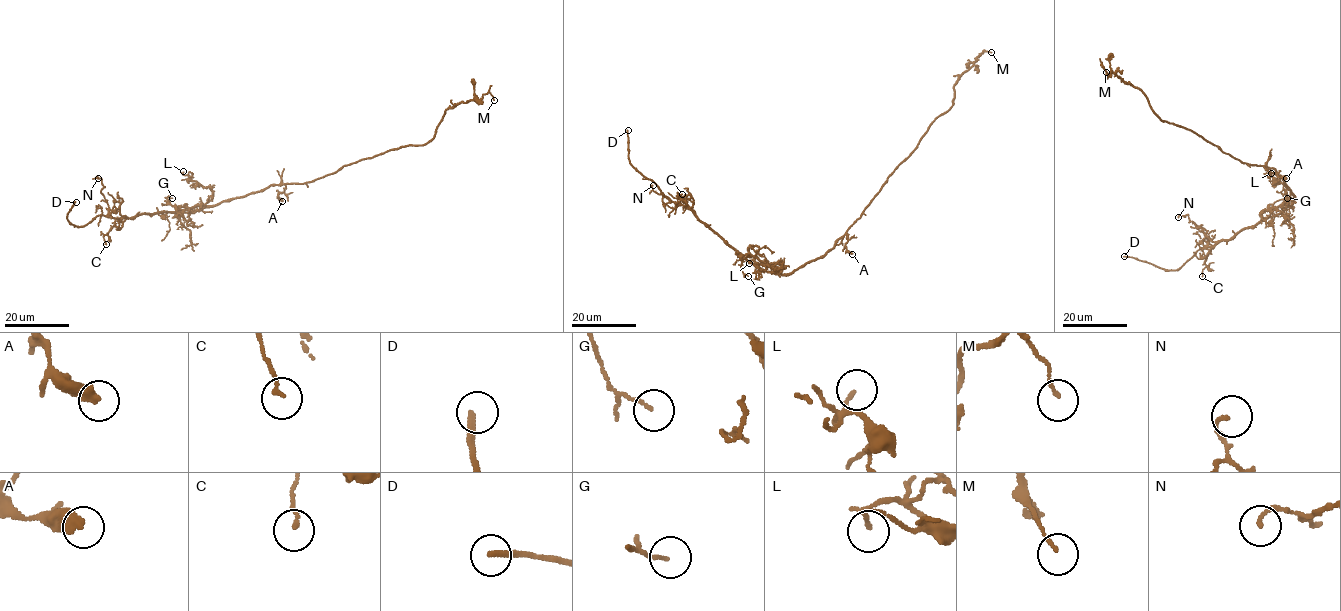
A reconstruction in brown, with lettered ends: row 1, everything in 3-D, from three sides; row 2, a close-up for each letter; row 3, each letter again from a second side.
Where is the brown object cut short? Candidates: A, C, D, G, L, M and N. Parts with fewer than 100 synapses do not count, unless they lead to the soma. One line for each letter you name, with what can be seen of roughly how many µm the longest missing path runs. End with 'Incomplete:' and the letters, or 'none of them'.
D: missing 30 µm
Incomplete: D

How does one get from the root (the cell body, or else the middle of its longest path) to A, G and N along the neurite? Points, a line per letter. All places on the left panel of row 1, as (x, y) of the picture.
A: (265, 189), (283, 184), (284, 190), (278, 195), (282, 201)
G: (265, 189), (209, 207), (172, 206), (166, 197), (172, 198)
N: (265, 189), (196, 210), (165, 211), (117, 218), (109, 215), (100, 191), (104, 187), (98, 178)

